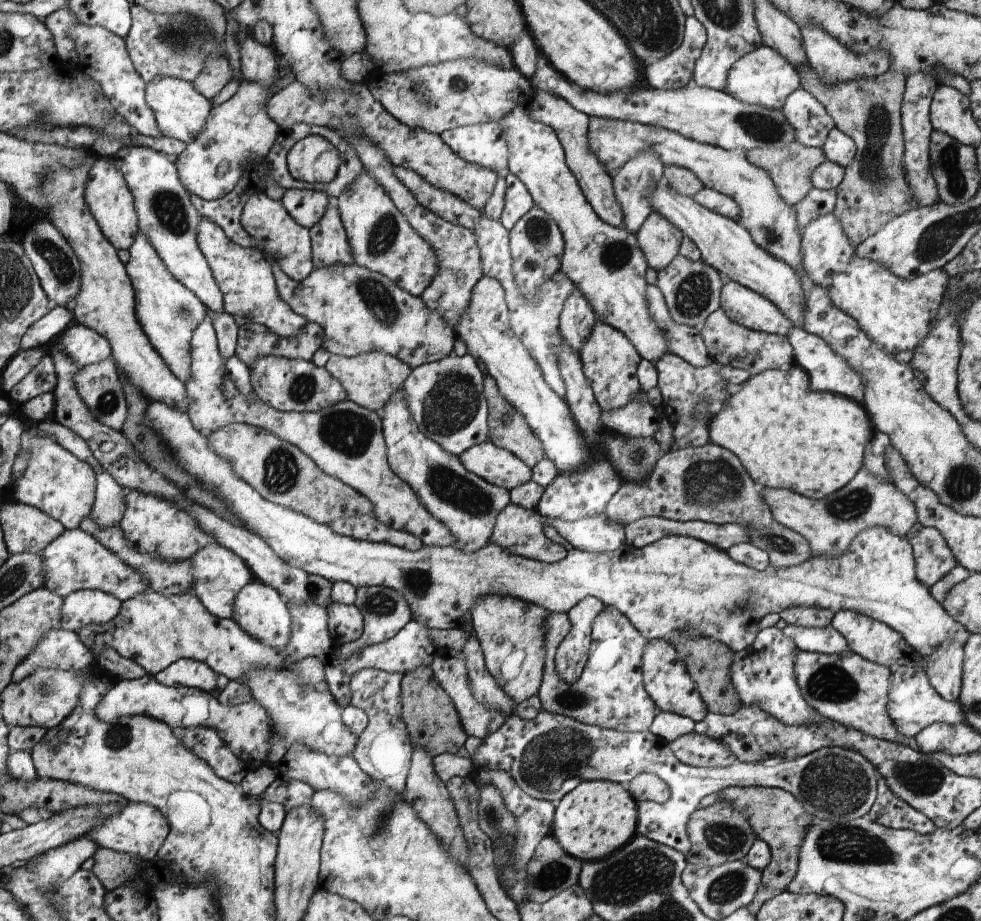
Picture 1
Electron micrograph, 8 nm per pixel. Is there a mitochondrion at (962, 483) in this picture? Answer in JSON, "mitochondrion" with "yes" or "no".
{"mitochondrion":"yes"}

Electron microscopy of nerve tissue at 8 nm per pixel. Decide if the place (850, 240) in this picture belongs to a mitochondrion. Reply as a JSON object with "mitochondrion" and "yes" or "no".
{"mitochondrion":"no"}

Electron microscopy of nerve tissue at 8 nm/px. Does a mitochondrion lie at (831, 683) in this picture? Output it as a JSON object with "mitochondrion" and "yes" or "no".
{"mitochondrion":"yes"}

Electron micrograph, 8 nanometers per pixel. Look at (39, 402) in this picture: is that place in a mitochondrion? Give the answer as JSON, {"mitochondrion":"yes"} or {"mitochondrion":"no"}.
{"mitochondrion":"no"}

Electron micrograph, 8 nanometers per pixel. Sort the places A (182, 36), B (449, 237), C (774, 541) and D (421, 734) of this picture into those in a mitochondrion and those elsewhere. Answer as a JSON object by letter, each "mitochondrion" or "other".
{"A":"mitochondrion","B":"other","C":"mitochondrion","D":"other"}

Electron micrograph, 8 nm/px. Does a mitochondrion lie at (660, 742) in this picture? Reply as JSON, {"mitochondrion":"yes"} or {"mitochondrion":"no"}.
{"mitochondrion":"no"}

